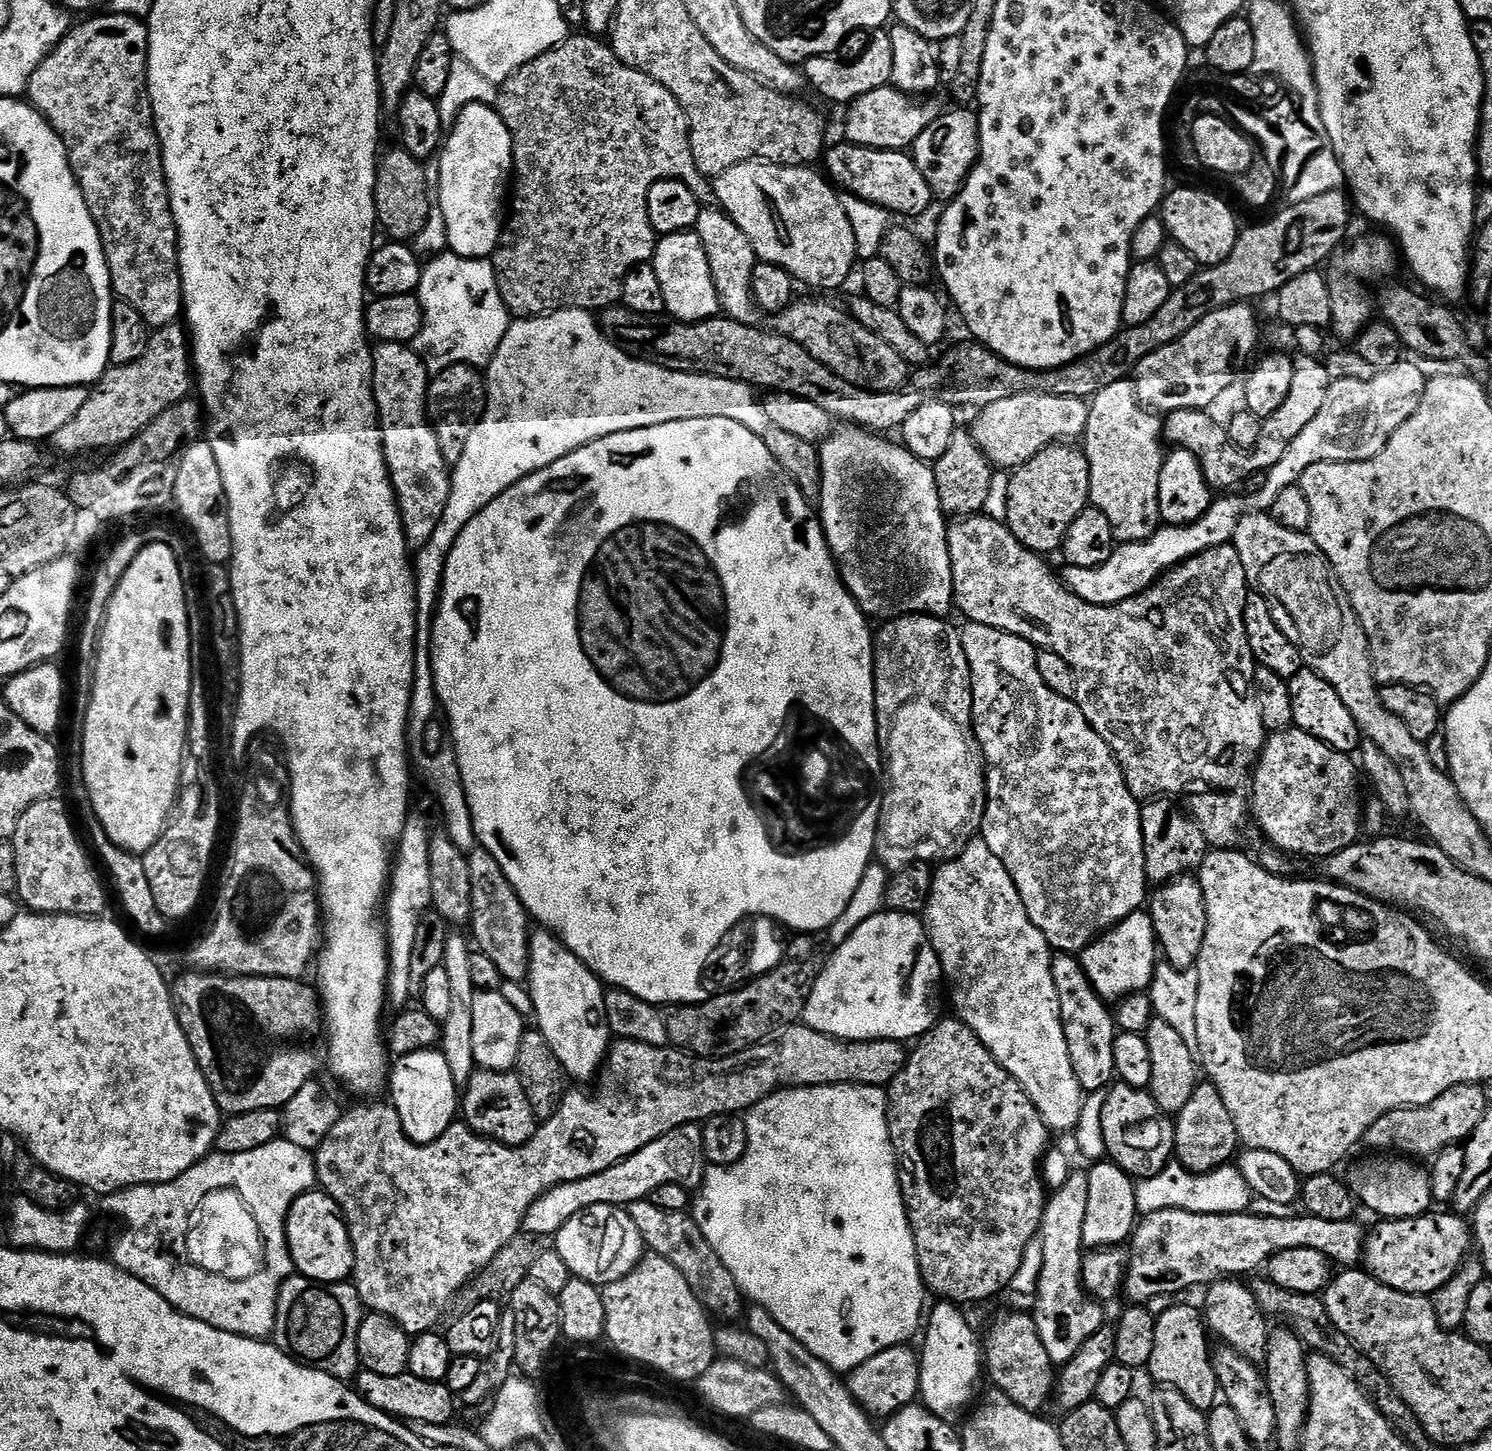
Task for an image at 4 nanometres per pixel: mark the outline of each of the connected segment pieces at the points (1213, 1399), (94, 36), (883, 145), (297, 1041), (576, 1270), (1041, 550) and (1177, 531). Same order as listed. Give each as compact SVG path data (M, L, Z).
M1178 1302L1172 1308L1156 1316L1154 1330L1154 1354L1146 1369L1157 1381L1157 1385L1178 1390L1190 1402L1190 1406L1201 1410L1211 1410L1218 1403L1216 1375L1212 1365L1212 1352L1208 1348L1209 1333L1206 1321L1199 1311L1190 1305Z
M107 14L107 15L108 15L108 16L96 16L96 15L93 15L93 16L92 16L92 17L91 17L91 18L88 18L88 19L92 19L92 18L93 18L93 20L88 20L88 21L86 21L86 22L85 22L85 24L80 24L80 25L78 25L78 26L77 26L77 28L72 28L72 27L69 27L69 28L68 28L68 29L67 29L67 31L65 31L65 34L64 34L64 37L63 37L63 38L62 38L62 42L61 42L61 43L60 43L60 44L59 44L59 45L58 45L58 47L57 47L57 48L56 48L56 49L55 49L55 50L54 50L54 51L52 51L52 53L51 53L51 54L49 54L49 56L47 56L47 57L46 57L46 59L44 59L44 61L43 61L43 62L42 62L42 66L38 66L38 70L34 70L34 78L30 78L30 82L29 82L29 83L28 83L28 91L27 91L27 93L26 93L26 100L27 100L27 103L29 103L29 104L31 104L31 105L32 105L32 107L33 107L33 108L36 108L36 109L37 109L37 110L38 110L38 111L39 111L39 112L40 112L40 113L41 113L41 114L43 114L43 115L44 115L44 117L46 117L46 118L47 118L47 120L48 120L48 124L49 124L49 126L51 126L51 127L52 127L52 129L54 129L54 131L56 131L56 133L58 133L58 135L60 135L60 137L61 137L61 138L62 138L62 142L63 142L63 143L64 143L64 145L65 145L65 146L66 146L66 150L67 150L67 151L68 151L68 161L69 161L69 162L70 162L70 166L71 166L71 167L72 167L72 173L73 173L73 174L74 174L74 175L75 175L75 176L76 176L76 180L77 180L77 182L78 182L78 183L79 183L79 184L80 184L80 189L81 189L81 190L82 190L82 198L86 198L86 206L87 206L87 207L88 207L88 209L89 209L89 210L90 210L90 214L91 214L91 215L92 215L92 217L93 217L93 218L94 218L94 222L95 222L95 223L96 223L96 225L97 225L97 226L98 226L98 234L99 234L99 235L100 235L100 241L101 241L101 242L102 242L102 246L103 246L103 247L104 247L104 253L105 253L105 254L106 254L106 262L107 262L107 263L108 263L108 269L109 269L109 270L110 270L110 278L111 278L111 279L112 279L112 291L113 291L113 293L115 293L115 295L116 295L116 296L117 296L117 297L119 297L119 299L122 299L122 300L125 300L125 302L127 302L127 304L129 304L129 305L130 305L130 306L134 306L134 310L138 310L138 314L142 314L142 318L143 318L143 319L144 319L144 320L145 320L145 321L146 321L146 323L147 323L147 324L148 324L148 327L149 327L149 329L152 329L152 330L155 330L155 329L158 329L158 328L161 328L161 327L162 327L162 326L166 326L166 325L167 325L167 324L175 324L175 323L177 323L177 321L179 321L179 320L180 320L180 319L181 319L181 316L182 316L182 313L183 313L183 310L184 310L184 295L183 295L183 294L182 294L182 282L181 282L181 281L180 281L180 236L179 236L179 234L178 234L178 233L177 233L177 232L176 232L176 223L175 223L175 222L174 222L174 214L173 214L173 213L172 213L172 207L171 207L171 206L170 206L170 198L169 198L169 197L168 197L168 183L167 183L167 182L166 182L166 174L165 174L165 173L164 173L164 155L163 155L163 154L162 154L162 150L161 150L161 149L160 149L160 139L158 139L158 138L157 138L157 137L156 137L156 123L155 123L155 122L154 122L154 114L153 114L153 113L152 113L152 103L151 103L151 102L150 102L150 98L149 98L149 97L148 97L148 26L147 26L147 23L145 23L145 21L144 21L144 20L143 20L143 19L140 19L140 18L137 18L137 17L135 17L135 16L117 16L117 15L115 15L115 14Z
M891 86L862 94L862 98L853 100L847 109L848 121L844 124L847 143L895 152L911 149L918 134L922 134L922 130L926 130L926 126L940 116L942 105L936 98L932 94L923 98L909 96L907 92L900 92Z
M188 970L185 976L180 976L171 985L172 1004L176 1008L176 1017L194 1050L194 1058L214 1094L216 1104L224 1114L239 1114L250 1110L266 1110L267 1108L283 1109L286 1104L306 1084L316 1076L316 1067L322 1064L322 1033L325 1031L324 1014L320 997L315 987L304 985L303 979L287 980L281 976L234 976L223 972L205 972L203 970Z
M615 1204L590 1206L556 1233L554 1247L562 1254L562 1262L570 1266L573 1277L585 1280L597 1286L613 1284L618 1278L624 1278L642 1259L642 1241L634 1222L623 1207Z
M1068 442L1048 444L1030 462L1015 469L1009 478L1008 517L1006 523L1008 529L1031 552L1037 554L1059 553L1064 547L1064 535L1070 530L1070 522L1082 514L1082 510L1089 507L1090 494L1090 466L1085 453L1079 447Z
M1224 494L1213 499L1208 512L1198 522L1161 526L1145 541L1117 543L1114 554L1110 554L1110 558L1102 562L1102 566L1065 567L1065 572L1062 572L1064 587L1091 604L1117 604L1134 598L1139 592L1146 591L1150 585L1156 583L1165 572L1171 572L1190 558L1231 541L1237 520L1250 508L1246 497L1232 495L1236 494Z

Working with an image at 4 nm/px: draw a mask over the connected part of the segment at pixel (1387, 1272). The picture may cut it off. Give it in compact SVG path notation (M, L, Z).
M1448 1210L1436 1211L1423 1216L1413 1216L1411 1220L1381 1219L1379 1221L1380 1225L1373 1232L1371 1229L1364 1241L1364 1259L1362 1264L1368 1275L1394 1290L1405 1292L1406 1294L1414 1294L1415 1296L1431 1297L1433 1292L1444 1287L1446 1282L1450 1282L1450 1278L1454 1278L1454 1274L1459 1270L1461 1264L1469 1259L1470 1252L1468 1252L1468 1247L1470 1249L1473 1247L1474 1232L1470 1227L1469 1221L1468 1224L1464 1221L1467 1219L1463 1215L1453 1214Z

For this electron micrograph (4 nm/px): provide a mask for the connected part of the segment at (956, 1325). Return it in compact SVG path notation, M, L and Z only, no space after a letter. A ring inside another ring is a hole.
M940 1302L937 1305L933 1312L931 1309L927 1313L926 1327L922 1332L924 1352L919 1353L919 1399L938 1418L956 1422L960 1415L965 1415L964 1407L973 1403L972 1395L976 1392L980 1376L982 1380L982 1340L976 1337L971 1322L964 1317L963 1307L952 1302Z

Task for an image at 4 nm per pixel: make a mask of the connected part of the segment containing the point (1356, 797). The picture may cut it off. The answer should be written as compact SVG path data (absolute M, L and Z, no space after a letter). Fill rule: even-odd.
M1298 727L1283 728L1281 732L1271 733L1265 739L1264 749L1260 751L1260 758L1250 777L1251 819L1256 819L1257 826L1264 831L1273 849L1293 857L1333 856L1335 852L1346 850L1361 839L1362 804L1360 808L1360 784L1356 776L1358 764L1349 753L1334 750L1326 742Z

